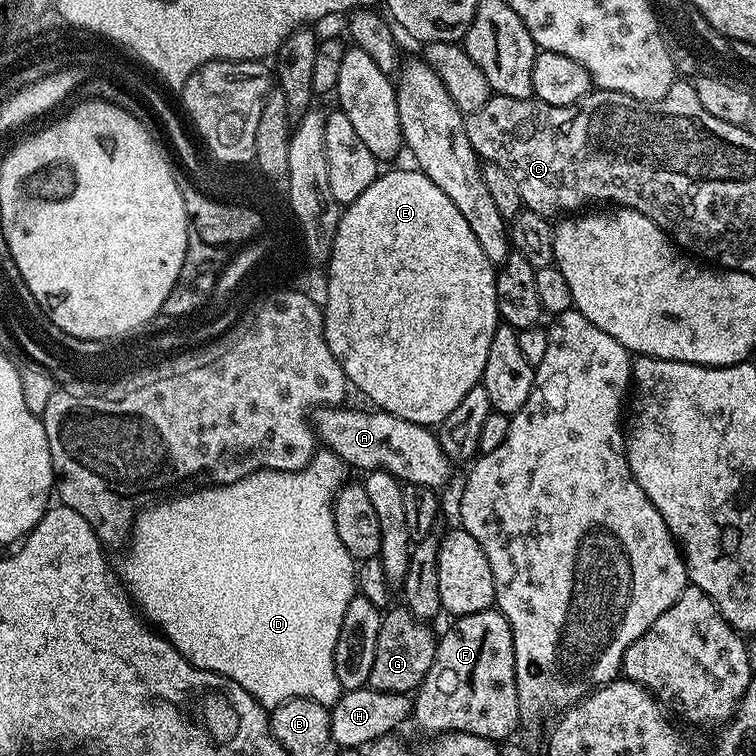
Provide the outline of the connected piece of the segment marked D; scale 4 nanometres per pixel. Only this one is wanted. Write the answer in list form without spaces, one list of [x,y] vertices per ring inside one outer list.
[[[320,450],[307,466],[297,472],[263,468],[261,472],[250,474],[238,482],[200,486],[157,502],[143,509],[136,517],[130,533],[130,543],[126,548],[128,553],[125,554],[120,568],[118,567],[128,595],[149,625],[155,626],[160,635],[166,637],[194,666],[238,682],[242,690],[250,693],[268,710],[277,708],[290,698],[310,698],[319,704],[333,706],[342,693],[338,674],[334,672],[334,648],[338,646],[338,630],[342,630],[346,606],[350,606],[353,596],[358,592],[358,564],[346,550],[346,546],[342,546],[342,538],[338,538],[332,509],[337,490],[346,483],[344,472],[346,473],[346,465],[343,460],[339,460],[332,452]]]

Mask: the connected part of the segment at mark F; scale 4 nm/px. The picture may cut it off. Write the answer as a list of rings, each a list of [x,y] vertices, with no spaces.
[[[489,610],[461,616],[439,637],[434,662],[426,678],[414,693],[414,723],[428,732],[469,732],[482,738],[504,742],[516,727],[521,727],[516,667],[514,666],[514,638],[510,622],[499,610]]]

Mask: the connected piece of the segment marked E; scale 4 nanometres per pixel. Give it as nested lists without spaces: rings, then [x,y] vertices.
[[[396,168],[393,172],[381,171],[358,198],[354,198],[352,204],[347,205],[341,211],[340,221],[336,237],[332,243],[332,255],[328,258],[326,271],[328,271],[328,301],[323,301],[324,313],[324,337],[326,346],[330,346],[330,354],[338,358],[338,366],[342,366],[344,376],[349,385],[356,388],[369,400],[369,405],[375,406],[379,411],[389,412],[398,418],[406,418],[406,422],[423,424],[425,426],[439,426],[470,394],[475,384],[484,379],[484,367],[486,366],[486,354],[490,354],[490,341],[494,339],[494,330],[500,320],[500,311],[496,305],[496,273],[497,269],[482,254],[482,246],[478,246],[478,238],[470,231],[466,218],[462,218],[458,206],[426,178],[426,174],[419,170],[408,168]]]

